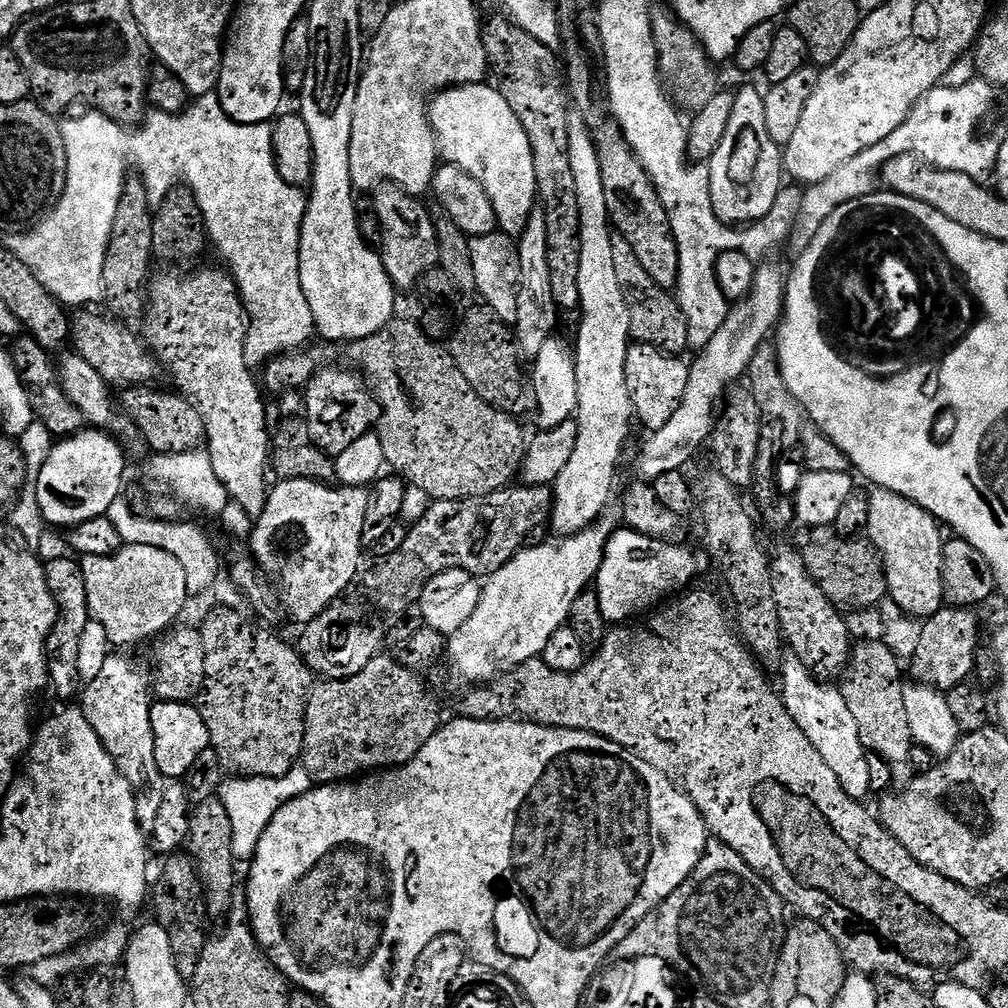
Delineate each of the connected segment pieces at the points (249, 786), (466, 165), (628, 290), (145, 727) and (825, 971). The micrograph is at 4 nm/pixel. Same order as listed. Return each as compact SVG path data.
M295 766L284 777L276 779L241 779L228 778L218 792L218 799L226 806L230 814L230 826L234 826L234 855L237 861L248 862L256 855L258 842L270 826L274 814L288 800L298 798L313 788L308 771L302 766Z
M481 82L461 84L458 88L446 88L435 93L428 105L428 123L436 132L436 145L440 147L443 163L473 176L482 190L486 190L490 206L494 206L499 231L505 236L518 238L526 230L526 222L530 222L530 214L538 206L534 154L530 150L530 138L526 138L526 130L522 130L522 122L518 122L518 114L510 110L510 102L502 98L500 89Z
M619 234L613 235L612 246L614 271L622 285L624 301L628 303L630 310L631 339L637 344L649 344L669 354L684 354L680 352L688 348L688 320L684 317L679 302L672 297L669 289L658 286L658 282L654 282L654 278L646 274L642 262L638 262L634 249L630 247L630 242L626 242L626 238Z
M110 654L102 665L102 671L87 681L82 688L82 711L86 722L94 726L102 746L114 758L118 770L130 782L136 795L138 822L145 833L154 830L154 818L158 818L158 806L162 806L162 794L166 777L154 762L154 730L150 722L153 701L150 699L150 680L140 673L140 668L128 654Z
M803 918L797 921L793 928L791 925L784 933L784 945L776 961L775 983L784 984L788 994L808 992L812 1000L833 1000L846 979L844 956L838 950L834 938L830 938L821 924Z

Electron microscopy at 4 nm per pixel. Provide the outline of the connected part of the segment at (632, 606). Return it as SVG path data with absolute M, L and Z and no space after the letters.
M617 530L609 538L602 558L600 572L596 575L594 581L594 591L600 603L601 612L609 625L623 625L625 622L639 617L636 616L639 612L645 611L644 613L647 613L649 610L655 609L661 602L667 601L673 594L689 587L687 584L696 576L696 556L690 549L683 548L680 544L672 543L676 542L655 540L631 530Z

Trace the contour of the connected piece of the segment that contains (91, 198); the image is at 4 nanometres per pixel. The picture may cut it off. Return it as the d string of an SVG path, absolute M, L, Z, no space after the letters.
M209 94L201 96L191 106L185 107L179 114L171 112L162 112L159 110L149 111L140 125L128 126L120 124L117 120L112 120L104 115L103 112L88 110L85 116L76 116L73 120L64 120L61 123L62 142L66 142L66 154L68 155L68 177L66 178L66 186L60 201L56 203L55 208L47 213L32 229L16 232L9 235L5 239L7 248L12 251L16 257L22 262L26 262L35 272L42 286L53 295L60 304L70 306L70 304L80 304L76 306L96 306L99 305L104 298L103 286L103 266L106 264L106 254L108 243L111 240L112 227L115 222L115 215L118 214L119 200L122 198L124 183L130 176L128 167L131 164L137 164L140 167L139 175L142 177L146 190L149 192L149 198L153 205L160 205L166 197L172 193L173 188L177 187L183 181L189 192L194 194L194 198L198 202L198 206L204 215L204 226L208 234L209 241L220 251L220 256L225 260L223 263L227 265L232 273L232 278L236 285L240 287L240 296L244 299L248 310L248 318L250 327L248 337L246 338L246 358L249 365L260 366L267 365L269 360L276 359L290 352L303 349L304 344L316 332L316 323L314 322L314 314L310 314L310 302L306 302L306 294L302 294L302 282L300 281L300 231L302 230L302 222L304 221L304 211L308 208L308 201L305 193L301 189L290 186L285 182L276 169L276 159L272 153L272 124L246 124L234 122L222 110L222 102L219 95Z

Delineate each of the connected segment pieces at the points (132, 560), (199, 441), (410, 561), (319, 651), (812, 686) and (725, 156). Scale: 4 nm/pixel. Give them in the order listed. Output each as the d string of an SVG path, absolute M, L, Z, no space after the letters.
M124 544L112 556L85 556L79 561L79 565L86 582L88 615L106 626L106 638L110 638L110 642L120 650L127 649L124 648L127 644L140 644L151 636L159 637L167 633L179 621L176 619L179 618L184 603L189 603L190 600L182 563L166 550L158 550L157 547Z
M128 386L123 389L122 407L138 426L140 435L156 454L191 452L205 443L202 414L185 396L175 391L163 392L157 386Z
M509 486L503 492L495 492L489 496L479 496L469 500L437 500L429 503L425 516L408 528L406 542L402 542L394 554L383 557L376 568L365 578L364 584L370 591L376 592L376 604L381 613L389 612L396 616L408 607L413 607L421 588L425 588L434 577L446 570L466 570L477 578L487 577L498 571L506 562L520 551L526 534L534 530L534 526L548 524L552 515L553 489L548 486Z
M331 604L318 618L303 625L298 651L309 670L325 680L345 680L358 674L374 657L381 655L384 624L379 615L368 617L356 604Z
M791 654L783 657L778 675L784 679L778 691L784 701L784 708L798 722L802 734L810 738L814 750L826 758L826 766L834 770L838 782L842 782L842 790L852 800L863 801L864 795L870 792L870 775L866 757L866 749L858 738L858 726L854 722L854 714L850 714L850 706L846 706L846 698L839 687L831 683L817 680L798 658Z
M756 88L735 93L726 132L706 164L714 214L727 225L749 226L763 219L770 214L782 187L780 176L785 175L782 148L770 138L770 130L766 130L764 97L765 93Z

